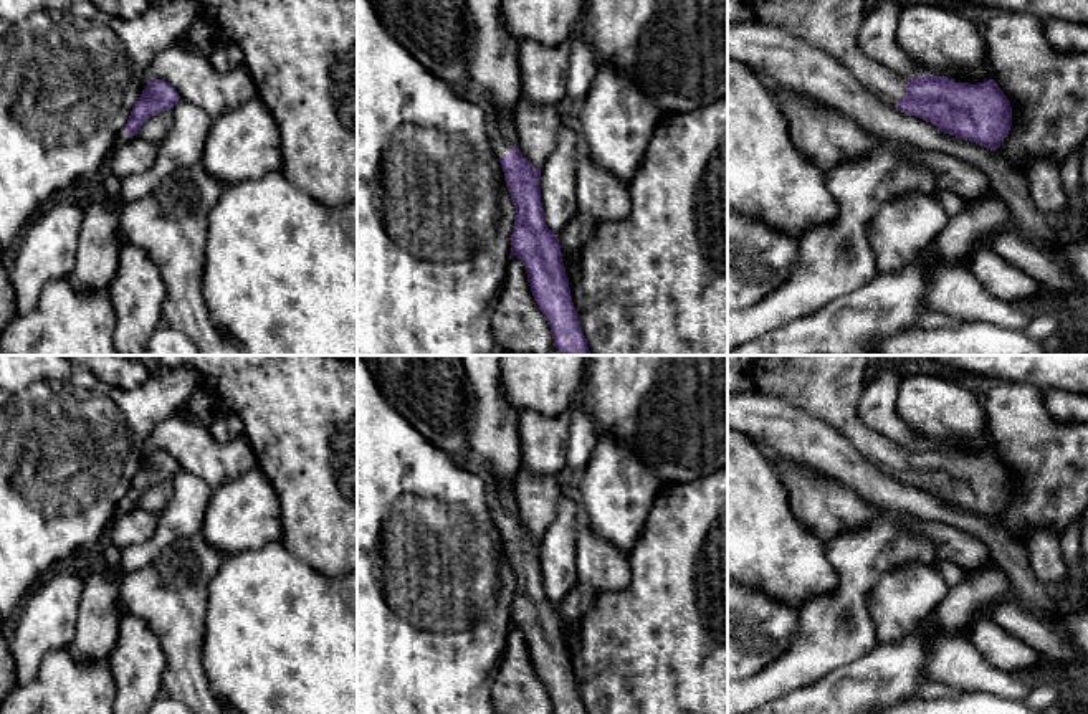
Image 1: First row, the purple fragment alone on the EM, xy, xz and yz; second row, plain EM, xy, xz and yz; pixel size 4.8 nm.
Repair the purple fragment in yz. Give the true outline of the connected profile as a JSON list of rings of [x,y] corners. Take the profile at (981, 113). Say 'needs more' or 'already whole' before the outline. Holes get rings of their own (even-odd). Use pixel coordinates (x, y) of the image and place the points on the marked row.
needs more; [[[747,0],[747,5],[751,15],[756,15],[766,23],[792,30],[847,66],[853,78],[883,104],[895,106],[908,116],[931,122],[944,134],[997,150],[1012,126],[1012,107],[999,84],[994,79],[979,84],[956,83],[933,74],[904,78],[870,60],[857,41],[858,26],[868,2],[870,0]]]

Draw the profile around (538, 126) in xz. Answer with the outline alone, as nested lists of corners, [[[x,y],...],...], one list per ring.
[[[521,96],[513,121],[518,131],[518,149],[536,169],[541,169],[557,144],[564,117],[556,106],[539,106]]]

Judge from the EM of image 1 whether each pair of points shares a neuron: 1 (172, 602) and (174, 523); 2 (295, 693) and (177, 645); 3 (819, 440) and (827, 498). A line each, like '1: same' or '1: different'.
1: different
2: different
3: different

